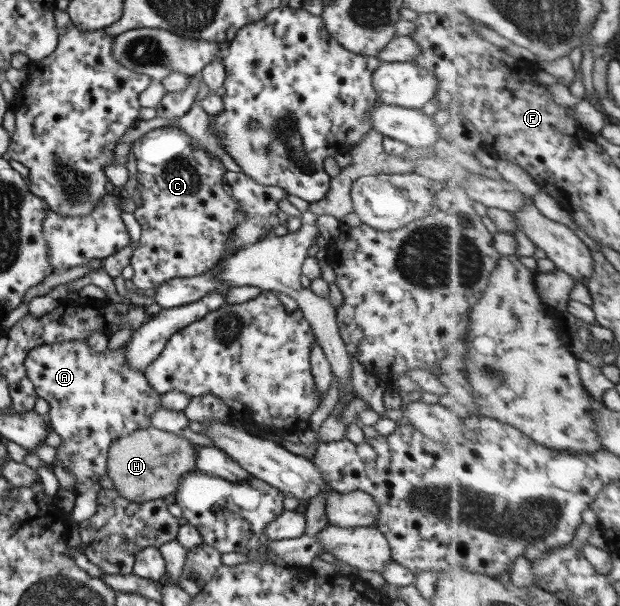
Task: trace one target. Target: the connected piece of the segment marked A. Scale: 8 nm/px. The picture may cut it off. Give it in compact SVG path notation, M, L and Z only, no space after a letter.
M75 339L37 346L27 353L24 361L27 379L34 385L38 398L43 398L51 407L47 417L51 430L63 441L56 448L55 460L59 460L63 468L69 468L69 472L75 476L73 492L77 499L70 515L77 524L91 518L97 511L97 498L102 489L99 480L107 474L108 450L111 444L120 437L150 427L151 415L162 408L160 395L151 389L144 372L128 366L125 346L127 342L117 350L107 347L103 353L93 353L87 339Z

